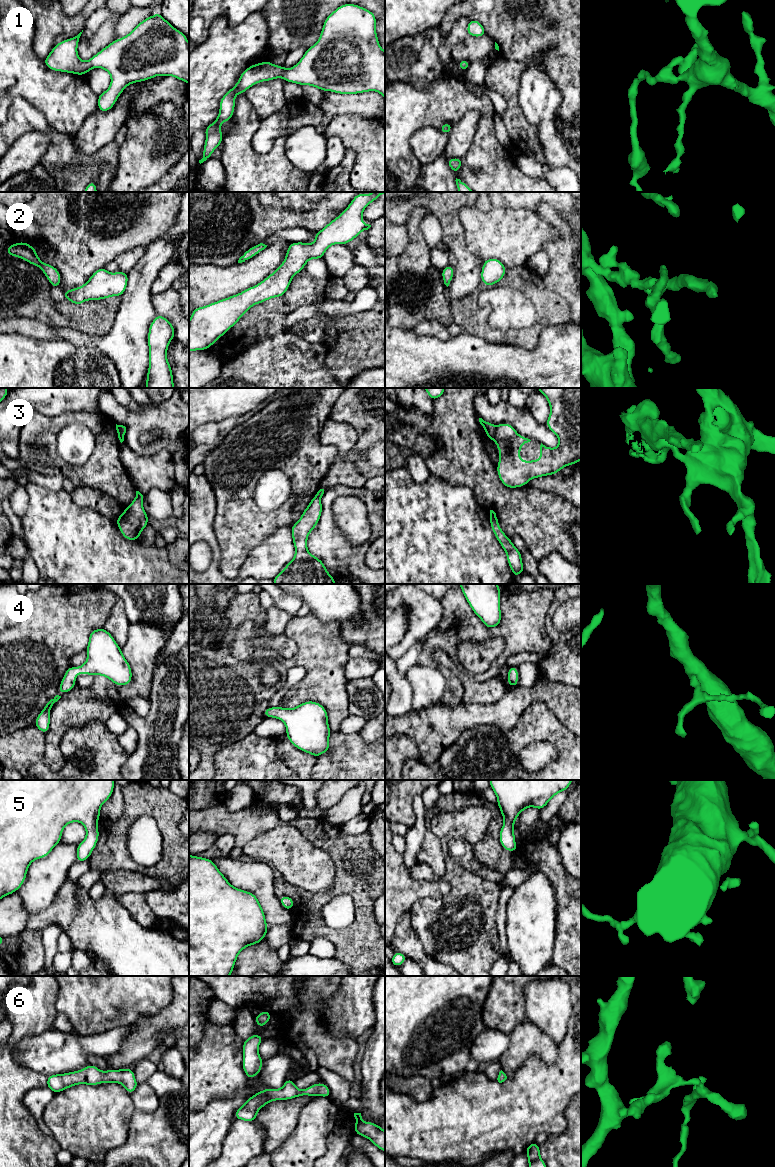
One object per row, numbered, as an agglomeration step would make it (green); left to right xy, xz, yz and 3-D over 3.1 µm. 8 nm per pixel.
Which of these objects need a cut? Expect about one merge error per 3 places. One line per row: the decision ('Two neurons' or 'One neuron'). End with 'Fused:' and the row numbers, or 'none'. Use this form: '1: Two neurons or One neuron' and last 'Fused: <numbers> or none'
1: One neuron
2: One neuron
3: Two neurons
4: One neuron
5: One neuron
6: One neuron
Fused: 3

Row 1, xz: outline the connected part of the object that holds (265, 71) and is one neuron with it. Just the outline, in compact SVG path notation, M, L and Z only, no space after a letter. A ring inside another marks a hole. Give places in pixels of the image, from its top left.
M356 4L340 5L325 19L319 40L315 45L307 48L304 56L295 66L286 69L284 66L264 61L251 65L242 72L236 85L221 98L217 119L204 130L206 141L203 158L199 160L200 164L209 159L213 151L222 143L223 134L220 126L231 120L235 109L235 96L245 93L247 89L259 82L276 78L338 94L376 91L385 99L385 51L378 42L375 14Z

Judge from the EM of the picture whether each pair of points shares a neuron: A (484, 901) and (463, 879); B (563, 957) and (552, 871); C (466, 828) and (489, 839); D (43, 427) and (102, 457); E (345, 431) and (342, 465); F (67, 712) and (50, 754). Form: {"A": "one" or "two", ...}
{"A": "one", "B": "one", "C": "two", "D": "one", "E": "one", "F": "one"}

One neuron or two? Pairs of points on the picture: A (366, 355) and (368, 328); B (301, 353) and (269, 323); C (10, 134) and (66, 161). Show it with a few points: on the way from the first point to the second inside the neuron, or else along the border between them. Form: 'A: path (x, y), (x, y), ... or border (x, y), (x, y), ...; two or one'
A: path (366, 348), (368, 335); one
B: border (283, 331), (258, 343); two
C: path (27, 125), (41, 125), (45, 127), (61, 144); one

